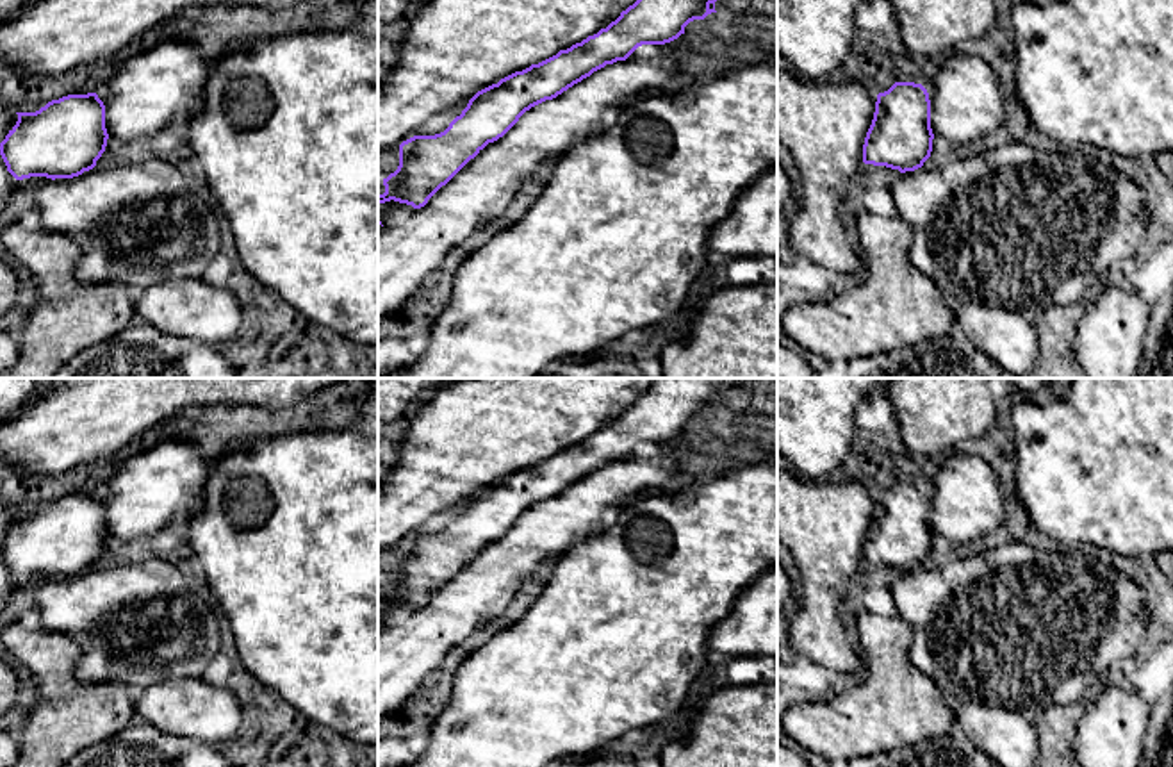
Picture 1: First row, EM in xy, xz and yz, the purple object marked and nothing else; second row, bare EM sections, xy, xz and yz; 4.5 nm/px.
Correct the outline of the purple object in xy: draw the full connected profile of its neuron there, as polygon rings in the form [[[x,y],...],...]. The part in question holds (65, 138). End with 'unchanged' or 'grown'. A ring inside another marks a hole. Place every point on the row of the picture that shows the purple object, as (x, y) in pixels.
[[[96,93],[68,95],[36,112],[16,112],[18,121],[0,143],[7,171],[16,178],[73,178],[96,166],[107,146],[105,105]]]; unchanged

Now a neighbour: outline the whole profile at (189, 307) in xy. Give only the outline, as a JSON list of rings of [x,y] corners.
[[[201,278],[164,280],[139,291],[137,319],[152,323],[166,335],[178,335],[219,346],[242,323],[242,309],[228,287],[214,287]]]

